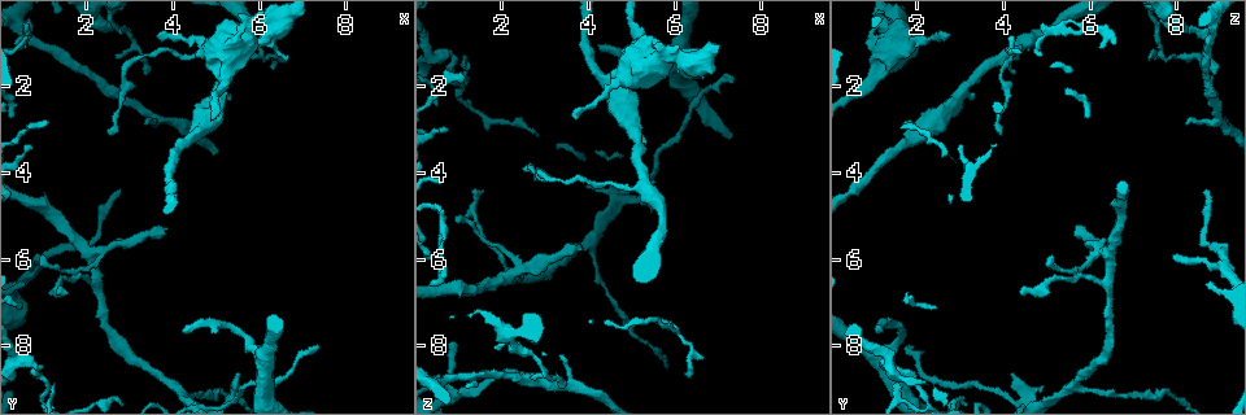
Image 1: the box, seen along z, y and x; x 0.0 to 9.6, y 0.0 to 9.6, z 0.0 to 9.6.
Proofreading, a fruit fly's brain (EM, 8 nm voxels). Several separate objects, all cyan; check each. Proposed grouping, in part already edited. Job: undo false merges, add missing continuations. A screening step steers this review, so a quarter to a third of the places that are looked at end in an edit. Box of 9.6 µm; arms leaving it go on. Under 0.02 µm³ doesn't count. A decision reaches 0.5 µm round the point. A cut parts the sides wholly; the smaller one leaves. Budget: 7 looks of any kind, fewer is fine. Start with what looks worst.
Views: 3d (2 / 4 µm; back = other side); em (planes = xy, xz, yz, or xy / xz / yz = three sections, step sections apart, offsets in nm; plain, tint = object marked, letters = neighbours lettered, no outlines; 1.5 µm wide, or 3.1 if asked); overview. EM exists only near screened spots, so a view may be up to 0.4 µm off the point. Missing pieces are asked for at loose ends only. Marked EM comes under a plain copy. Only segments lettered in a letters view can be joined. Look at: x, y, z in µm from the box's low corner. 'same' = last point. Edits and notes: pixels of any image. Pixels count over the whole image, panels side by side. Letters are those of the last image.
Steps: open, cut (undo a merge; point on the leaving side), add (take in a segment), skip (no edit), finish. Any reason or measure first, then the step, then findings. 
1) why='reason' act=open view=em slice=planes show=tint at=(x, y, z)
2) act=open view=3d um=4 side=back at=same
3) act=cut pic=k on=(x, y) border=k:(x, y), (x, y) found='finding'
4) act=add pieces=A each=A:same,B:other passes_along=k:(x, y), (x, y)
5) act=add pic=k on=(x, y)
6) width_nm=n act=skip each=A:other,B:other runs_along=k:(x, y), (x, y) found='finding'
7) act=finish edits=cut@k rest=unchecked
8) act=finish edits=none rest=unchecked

why='tapers out' act=open view=em slice=yz step=4 show=tint at=(1.05, 5.90, 5.20)

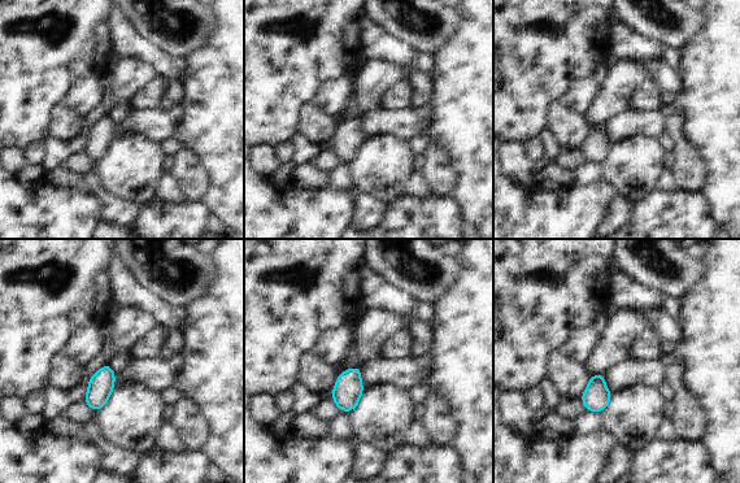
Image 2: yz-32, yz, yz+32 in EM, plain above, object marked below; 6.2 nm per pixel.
why='another direction' act=open view=em slice=planes show=letters at=same

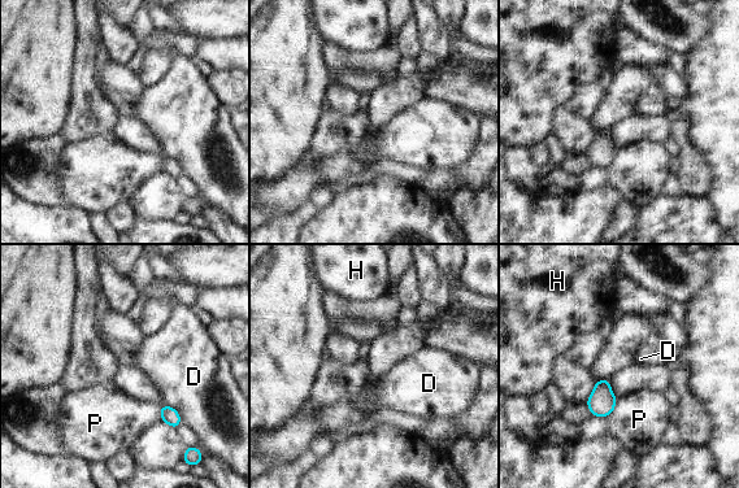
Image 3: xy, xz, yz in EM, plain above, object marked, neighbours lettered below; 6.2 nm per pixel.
act=skip each=D:other,H:other,P:other border=3:(616, 399), (616, 406), (608, 417) found='no lettered segment goes on from it'

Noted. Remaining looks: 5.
why='sharp bend' act=open view=em slice=xz step=8 show=tint at=(0.85, 8.55, 1.30)

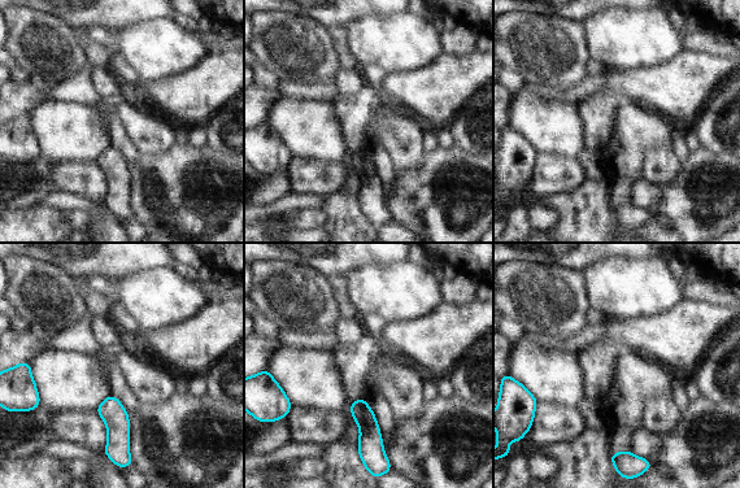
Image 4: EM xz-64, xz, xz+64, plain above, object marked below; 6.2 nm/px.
act=open view=em slice=xy step=4 show=letters at=same

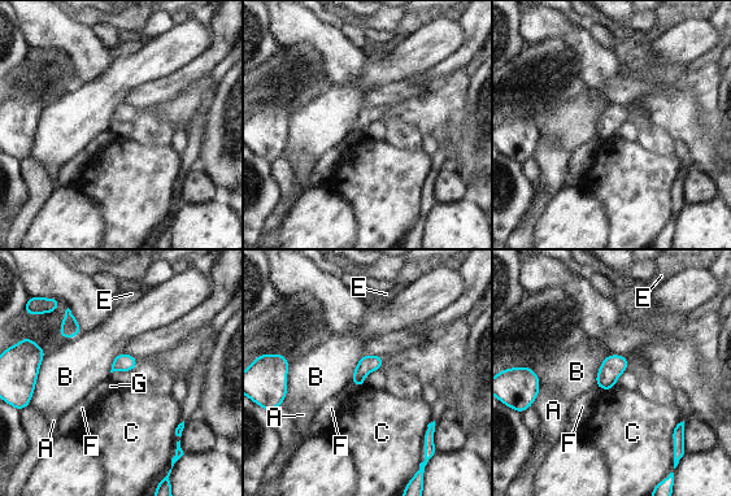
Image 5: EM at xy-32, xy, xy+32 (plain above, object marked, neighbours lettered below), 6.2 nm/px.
act=skip each=A:other,B:other,C:other,E:other,F:other,G:other border=5:(43, 356), (34, 387) found='continuous, no second neuron'

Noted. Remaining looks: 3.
why='sudden change in width' act=open view=3d um=4 at=(0.75, 6.20, 9.15)

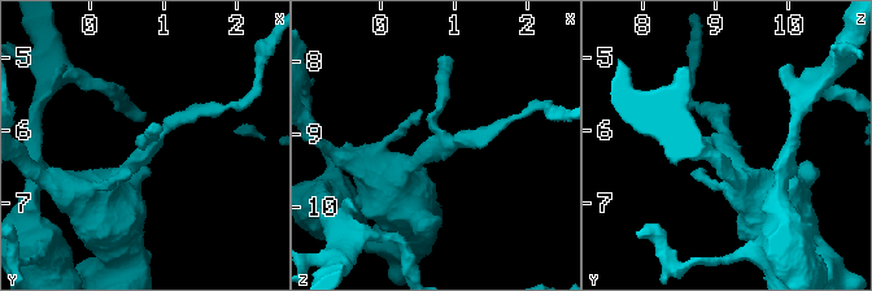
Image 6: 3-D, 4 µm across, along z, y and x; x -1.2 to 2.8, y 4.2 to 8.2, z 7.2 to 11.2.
why='shape alone is not enough' act=open view=em slice=planes show=tint at=(0.80, 6.25, 9.15)

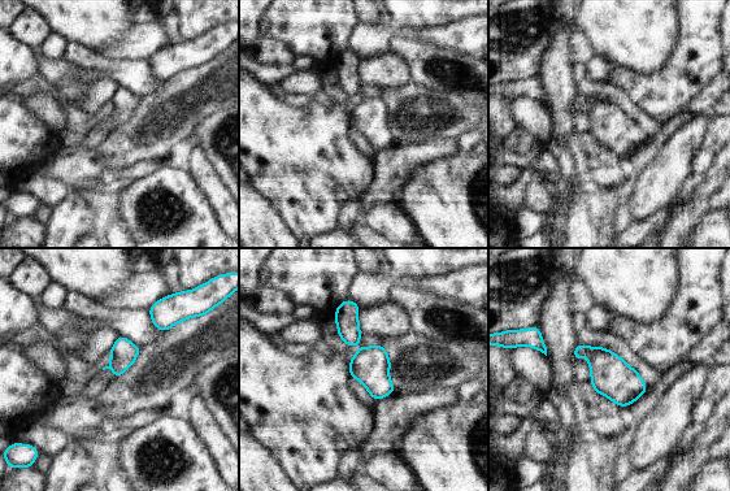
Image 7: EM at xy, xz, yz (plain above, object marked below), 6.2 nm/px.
act=open view=em slice=planes show=letters at=same

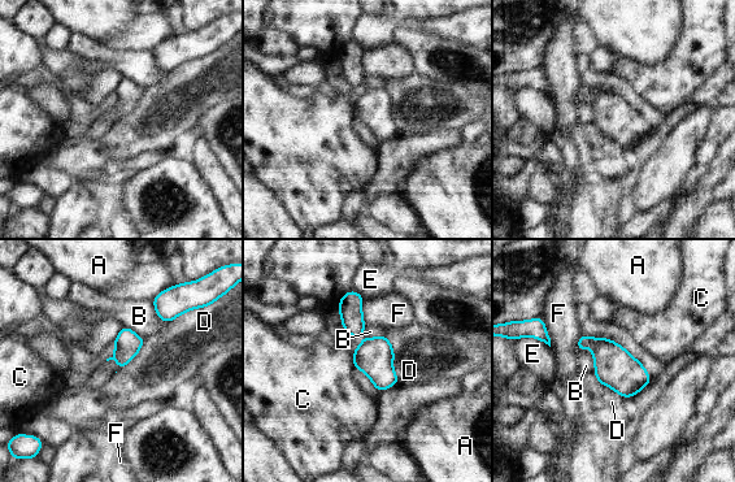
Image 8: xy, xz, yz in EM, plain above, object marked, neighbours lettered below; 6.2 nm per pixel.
width_nm=120 act=skip each=A:other,B:other,C:other,D:other,E:other,F:other border=8:(394, 354), (392, 369), (399, 382) found='continuous, no second neuron'

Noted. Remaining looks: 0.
act=finish edits=none rest=unchecked

